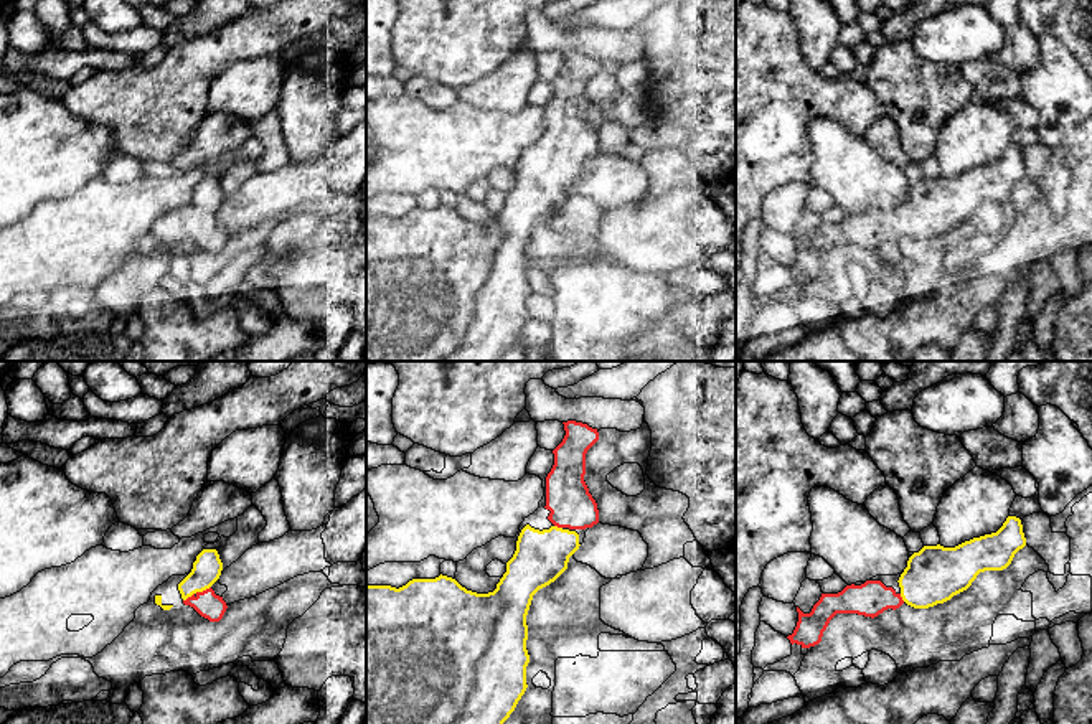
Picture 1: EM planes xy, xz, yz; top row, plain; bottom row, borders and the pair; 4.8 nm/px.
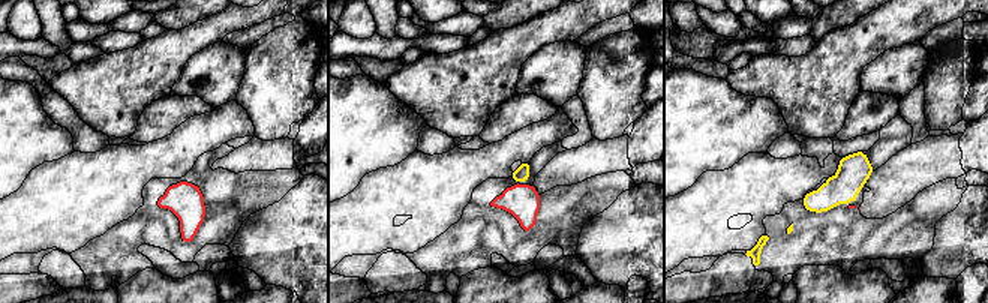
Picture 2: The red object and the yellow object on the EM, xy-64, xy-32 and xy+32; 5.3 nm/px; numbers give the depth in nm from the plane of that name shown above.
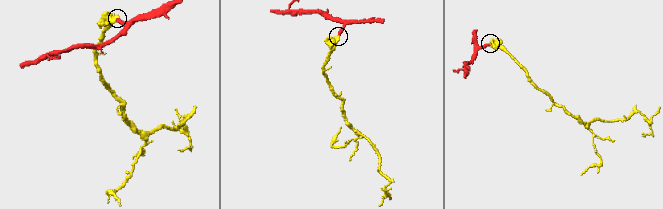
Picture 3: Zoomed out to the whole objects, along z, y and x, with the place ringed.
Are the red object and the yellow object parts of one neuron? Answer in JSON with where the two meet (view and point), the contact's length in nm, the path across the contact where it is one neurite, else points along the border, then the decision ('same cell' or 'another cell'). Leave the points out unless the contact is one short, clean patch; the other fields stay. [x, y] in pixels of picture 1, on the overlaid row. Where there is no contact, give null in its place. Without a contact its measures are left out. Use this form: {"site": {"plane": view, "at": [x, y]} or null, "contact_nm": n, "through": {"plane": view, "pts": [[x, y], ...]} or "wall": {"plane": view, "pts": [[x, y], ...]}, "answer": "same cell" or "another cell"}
{"site": {"plane": "xy", "at": [197, 592]}, "contact_nm": 150, "through": {"plane": "xy", "pts": [[210, 606], [197, 592], [207, 569]]}, "answer": "same cell"}

